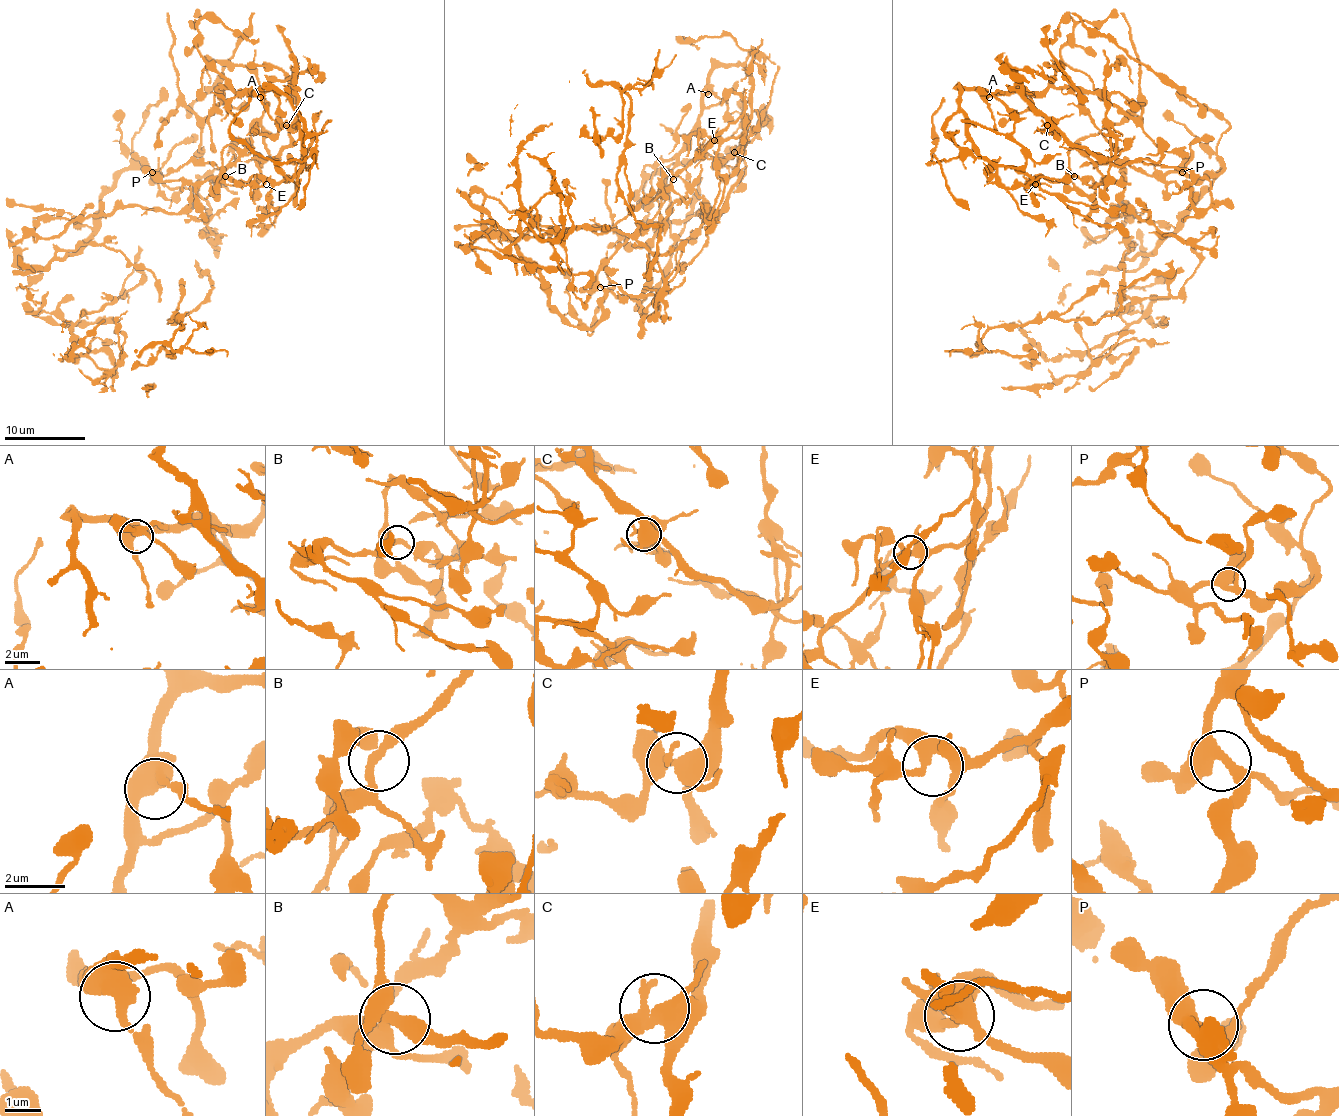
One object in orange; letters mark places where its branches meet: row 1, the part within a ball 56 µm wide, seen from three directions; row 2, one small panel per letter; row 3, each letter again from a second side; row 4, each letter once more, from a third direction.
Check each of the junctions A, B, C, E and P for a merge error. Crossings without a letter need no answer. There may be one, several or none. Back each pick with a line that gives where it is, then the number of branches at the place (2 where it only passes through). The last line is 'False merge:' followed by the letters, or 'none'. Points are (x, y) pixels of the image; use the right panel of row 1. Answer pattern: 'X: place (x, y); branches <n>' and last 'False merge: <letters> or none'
False merge: none

